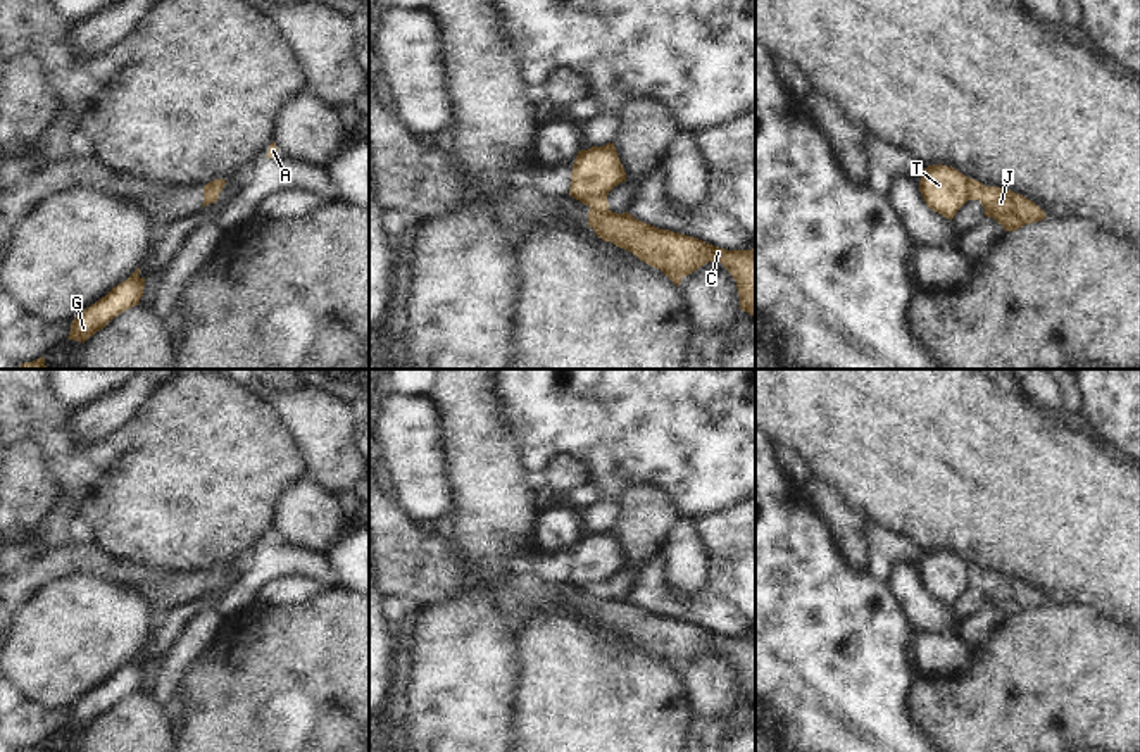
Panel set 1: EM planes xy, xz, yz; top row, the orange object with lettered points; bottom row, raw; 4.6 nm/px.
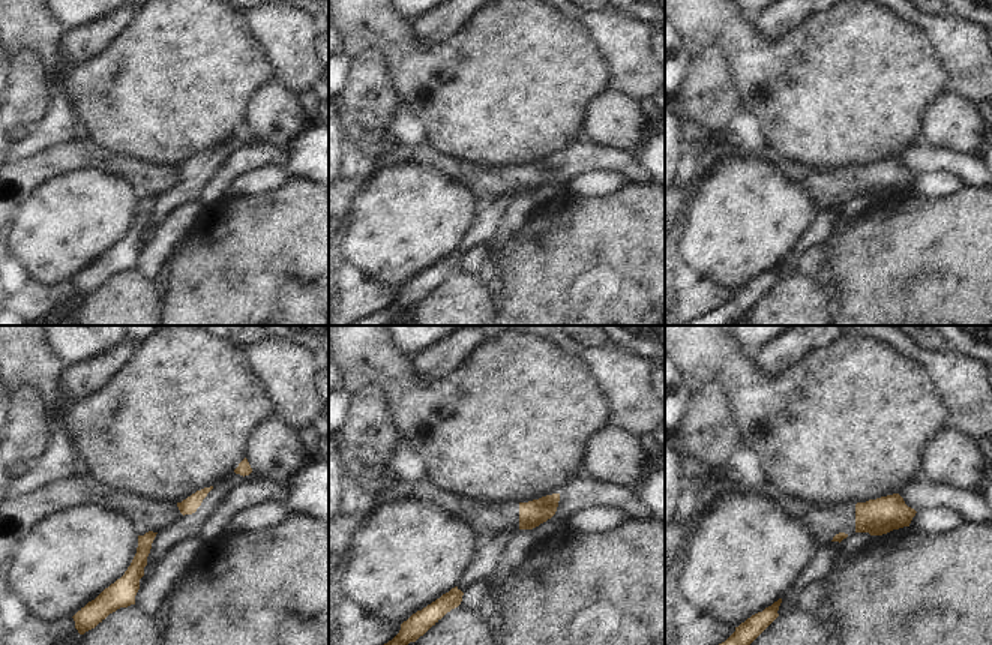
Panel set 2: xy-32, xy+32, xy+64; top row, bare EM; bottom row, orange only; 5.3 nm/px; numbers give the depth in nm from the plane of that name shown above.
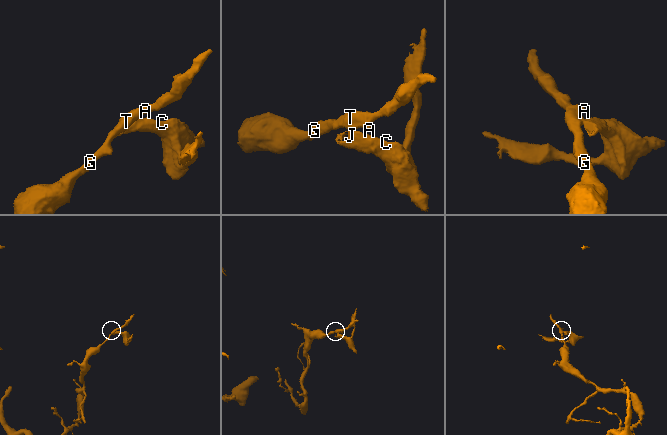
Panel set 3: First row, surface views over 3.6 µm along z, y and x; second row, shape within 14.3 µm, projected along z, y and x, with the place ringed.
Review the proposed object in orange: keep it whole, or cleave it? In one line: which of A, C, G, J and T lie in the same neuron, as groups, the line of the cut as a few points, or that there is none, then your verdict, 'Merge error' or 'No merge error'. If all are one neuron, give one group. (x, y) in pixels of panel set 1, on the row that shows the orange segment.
Groups: A G T / C J. Split along xz (590, 207), (607, 211). Merge error

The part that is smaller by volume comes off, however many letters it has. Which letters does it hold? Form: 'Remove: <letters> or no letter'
Remove: C, J

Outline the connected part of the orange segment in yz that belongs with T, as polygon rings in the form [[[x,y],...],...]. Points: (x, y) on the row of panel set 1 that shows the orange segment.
[[[942,164],[928,166],[919,181],[926,205],[950,221],[968,200],[980,198],[983,186],[983,183]]]

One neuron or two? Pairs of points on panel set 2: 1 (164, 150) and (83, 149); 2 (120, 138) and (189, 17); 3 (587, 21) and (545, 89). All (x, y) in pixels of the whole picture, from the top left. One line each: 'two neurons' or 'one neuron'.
1: two neurons
2: one neuron
3: two neurons

